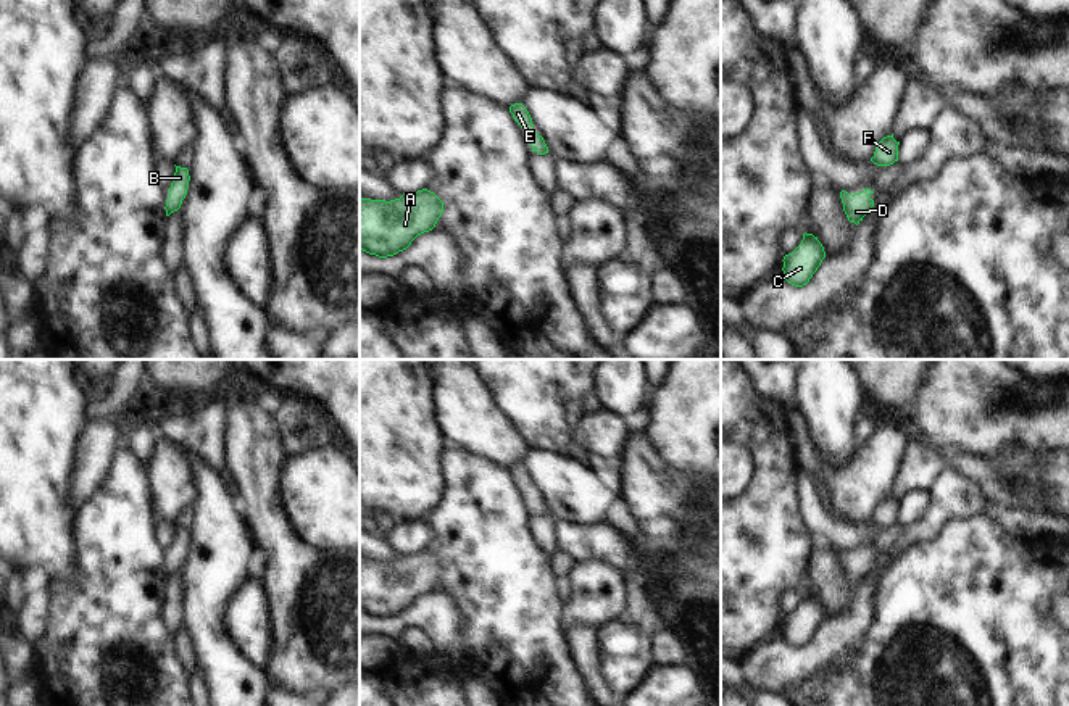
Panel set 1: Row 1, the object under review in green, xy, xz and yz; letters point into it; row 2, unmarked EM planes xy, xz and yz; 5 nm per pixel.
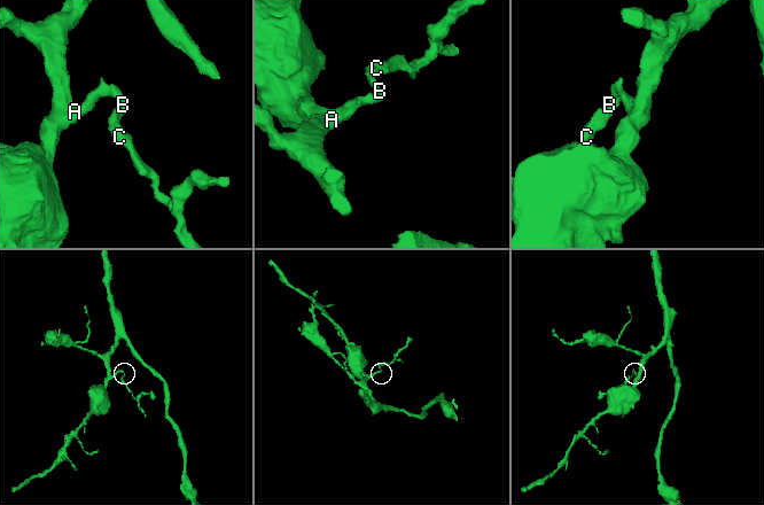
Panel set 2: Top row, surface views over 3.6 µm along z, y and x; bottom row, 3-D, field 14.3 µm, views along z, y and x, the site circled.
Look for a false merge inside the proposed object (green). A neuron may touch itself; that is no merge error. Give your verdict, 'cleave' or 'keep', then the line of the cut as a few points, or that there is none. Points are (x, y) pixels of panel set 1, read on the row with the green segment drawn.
keep; no cut

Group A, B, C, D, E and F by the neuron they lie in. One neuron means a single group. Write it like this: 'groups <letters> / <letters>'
groups A B C D E F

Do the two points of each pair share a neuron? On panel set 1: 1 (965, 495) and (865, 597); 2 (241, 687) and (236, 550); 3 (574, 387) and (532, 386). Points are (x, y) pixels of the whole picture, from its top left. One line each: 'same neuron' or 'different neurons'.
1: same neuron
2: same neuron
3: same neuron

